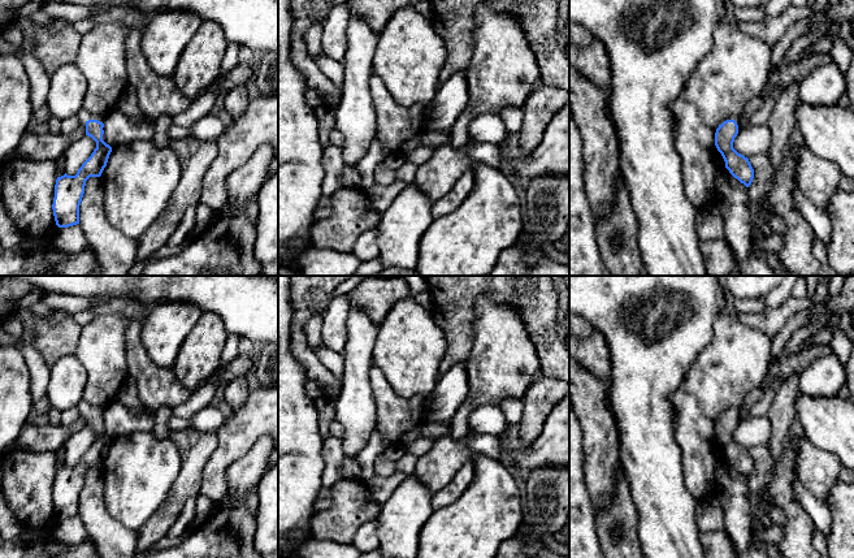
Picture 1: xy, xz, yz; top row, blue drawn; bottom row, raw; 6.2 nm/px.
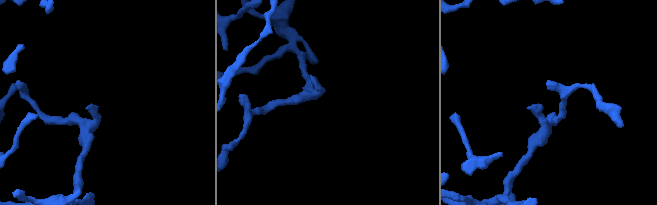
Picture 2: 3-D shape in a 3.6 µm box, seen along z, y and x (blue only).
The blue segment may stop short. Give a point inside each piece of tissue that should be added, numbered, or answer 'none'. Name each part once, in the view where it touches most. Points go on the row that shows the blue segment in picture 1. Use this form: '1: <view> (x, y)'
1: xy (83, 115)

